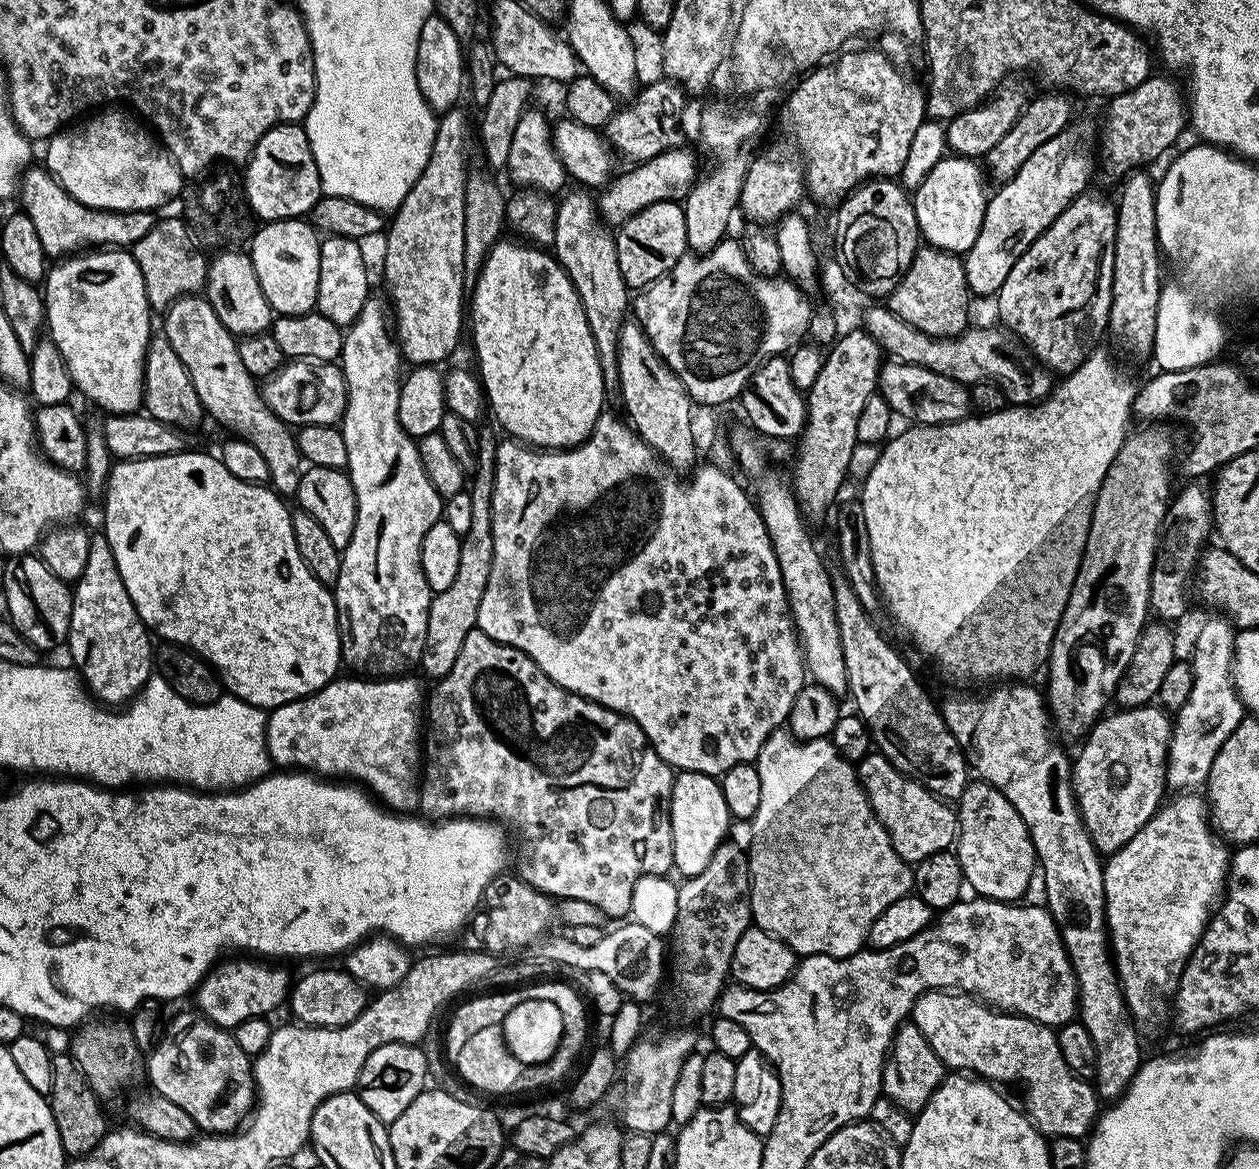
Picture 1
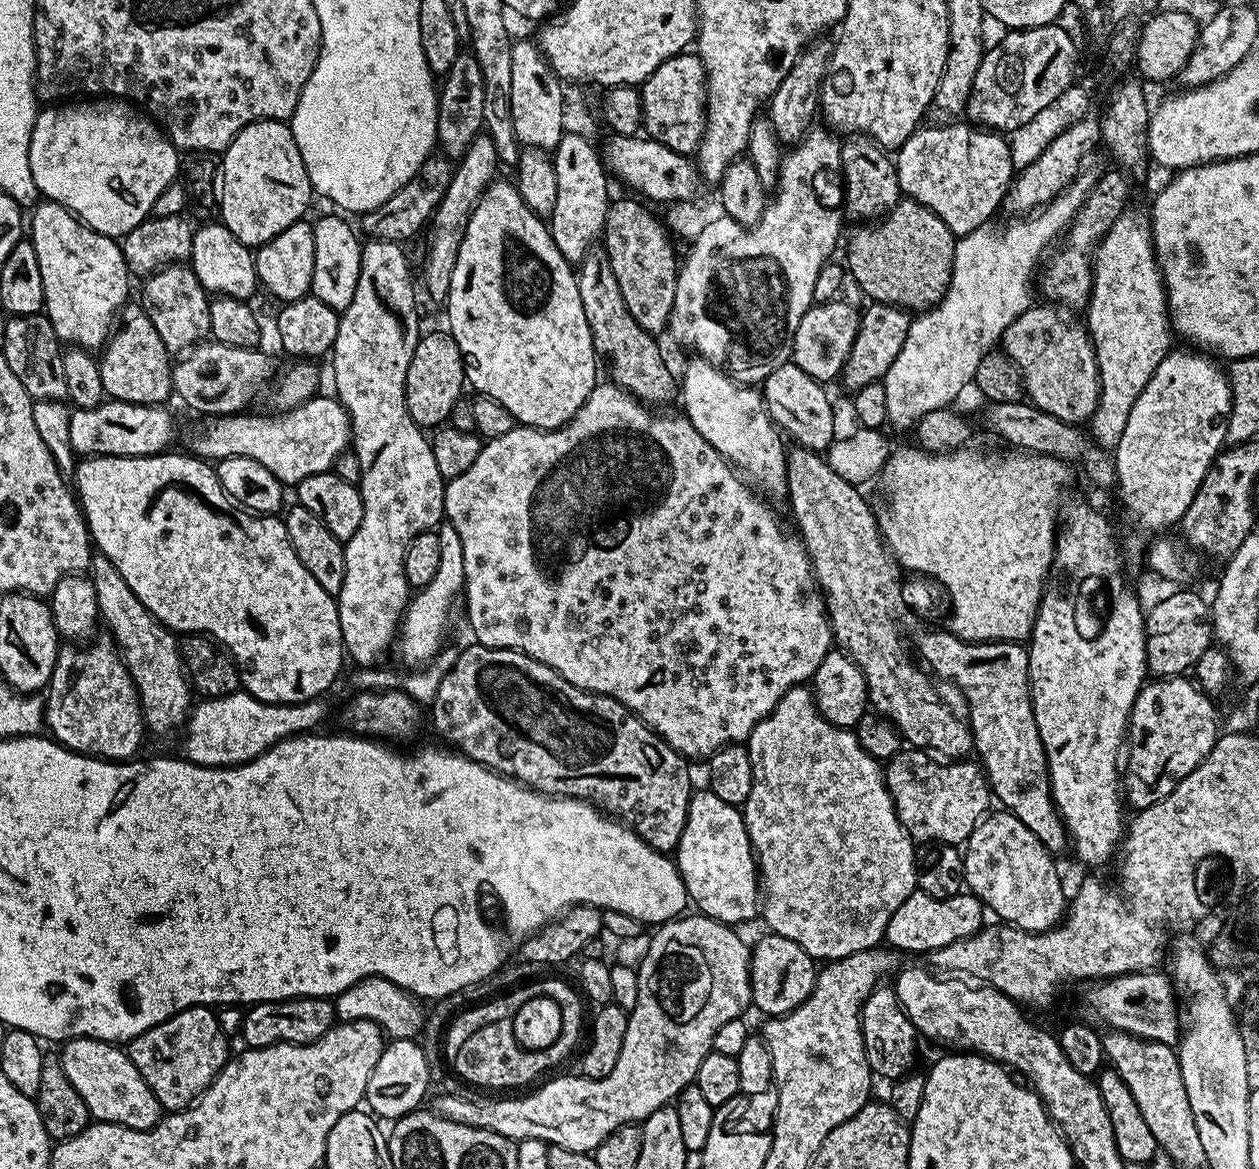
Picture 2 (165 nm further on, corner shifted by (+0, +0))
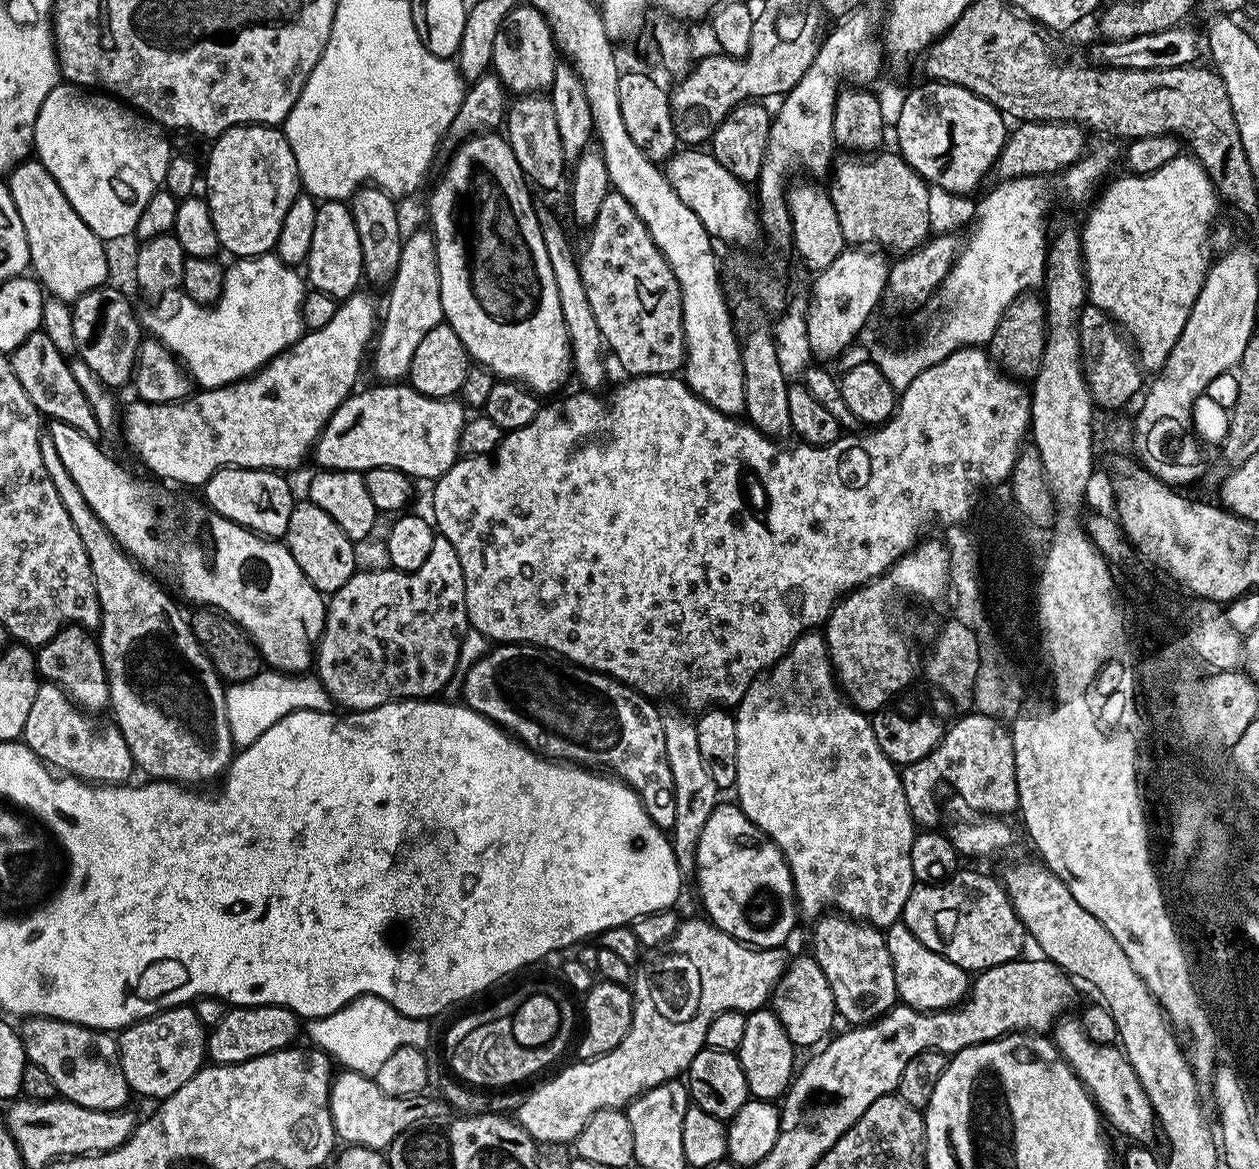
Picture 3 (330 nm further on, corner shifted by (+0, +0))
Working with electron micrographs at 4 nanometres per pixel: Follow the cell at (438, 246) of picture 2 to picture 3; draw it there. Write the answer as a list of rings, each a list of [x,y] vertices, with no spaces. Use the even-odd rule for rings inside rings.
[[[424,230],[412,232],[409,236],[407,233],[403,241],[402,258],[398,258],[398,270],[387,289],[388,305],[385,308],[383,305],[374,351],[370,356],[370,364],[372,360],[372,368],[380,382],[403,381],[410,370],[410,362],[414,362],[414,350],[418,350],[422,338],[426,338],[426,334],[444,320],[435,238],[431,231]]]

